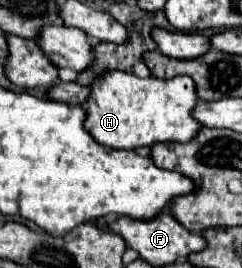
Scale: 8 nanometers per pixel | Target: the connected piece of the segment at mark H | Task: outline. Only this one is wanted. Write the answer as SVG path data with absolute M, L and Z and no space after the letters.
M104 71L92 81L84 125L98 143L114 149L150 147L152 143L166 141L182 143L190 141L200 129L200 123L190 115L196 101L194 81L184 75L164 81L156 77L140 79L126 71Z

